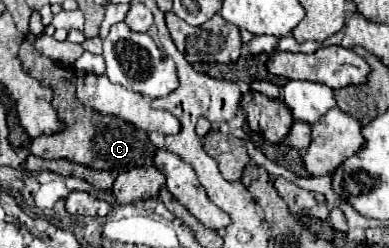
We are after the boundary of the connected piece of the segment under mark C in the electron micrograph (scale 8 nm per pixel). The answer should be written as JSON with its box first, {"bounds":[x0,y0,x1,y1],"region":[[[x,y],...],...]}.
{"bounds":[19,42,157,176],"region":[[[23,42],[19,48],[19,60],[23,62],[25,70],[35,76],[37,80],[45,82],[47,86],[53,88],[53,106],[59,114],[59,118],[65,122],[63,132],[51,134],[51,136],[39,136],[31,142],[31,154],[47,160],[57,160],[65,158],[89,168],[97,170],[109,170],[113,176],[121,174],[123,170],[139,168],[139,166],[151,166],[157,148],[149,142],[147,132],[139,130],[137,126],[117,118],[117,116],[101,116],[99,112],[85,108],[77,96],[75,96],[75,70],[73,68],[61,68],[59,64],[51,62],[47,56],[33,52],[37,50],[31,42]]]}

